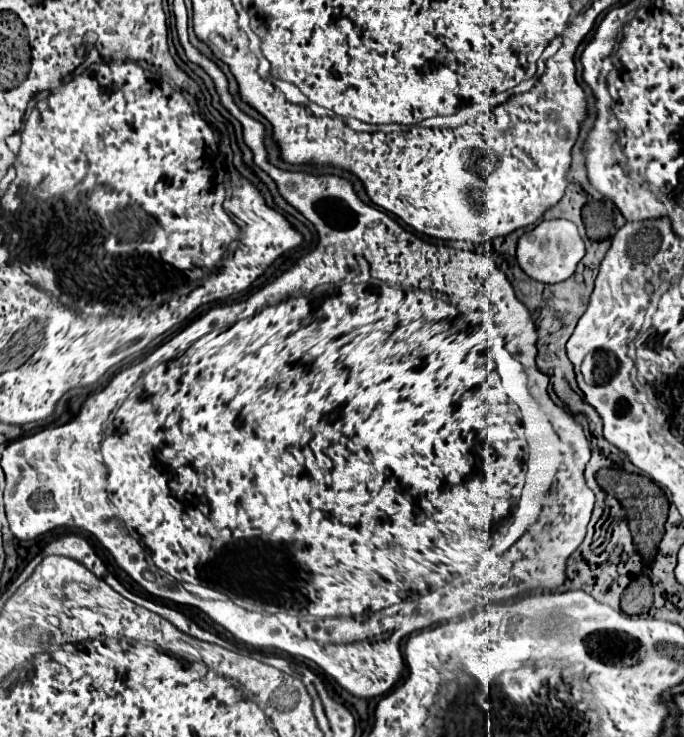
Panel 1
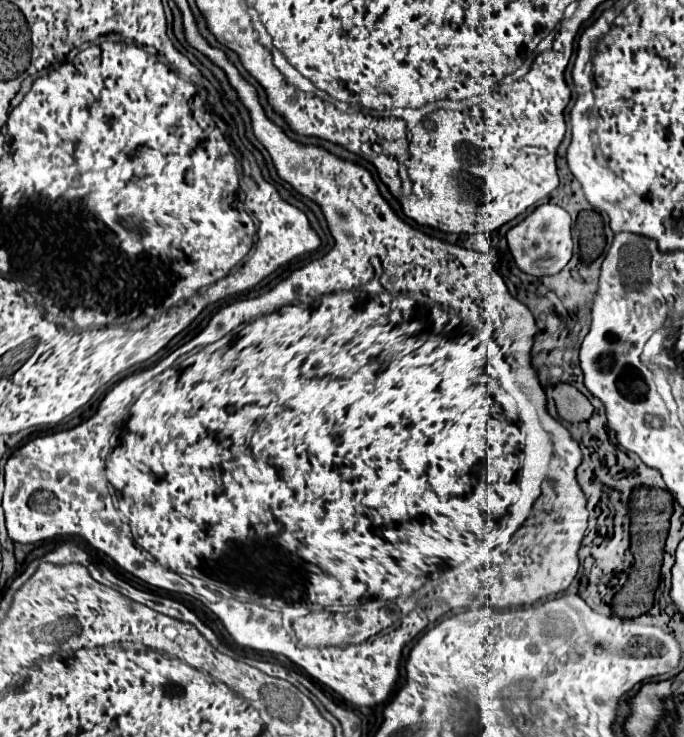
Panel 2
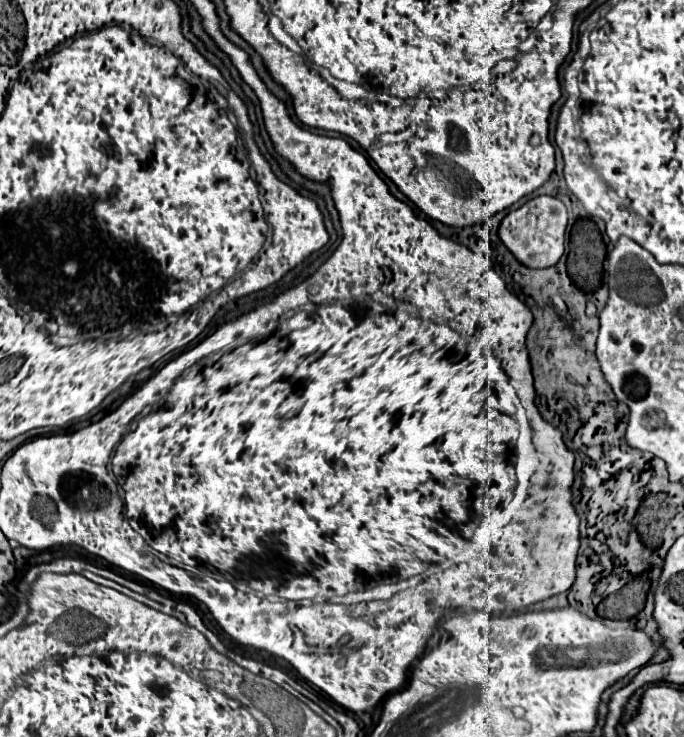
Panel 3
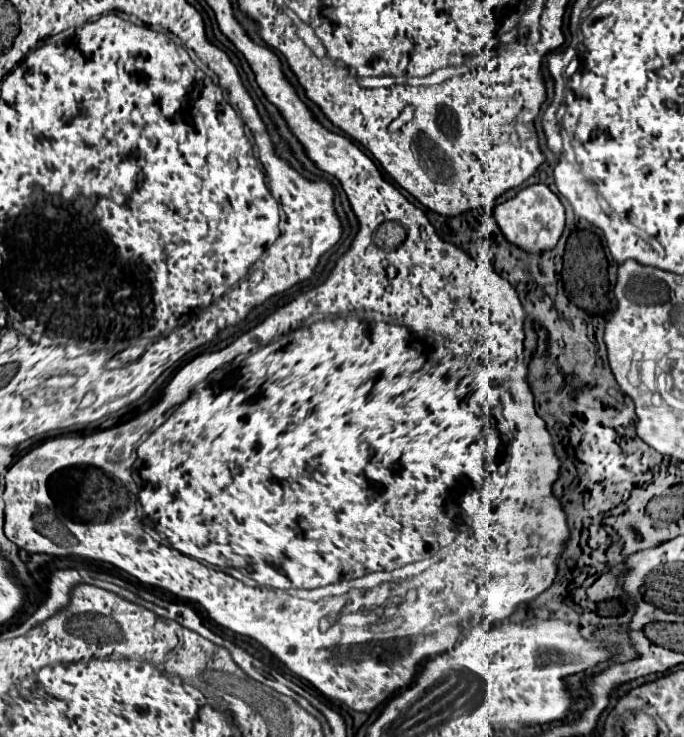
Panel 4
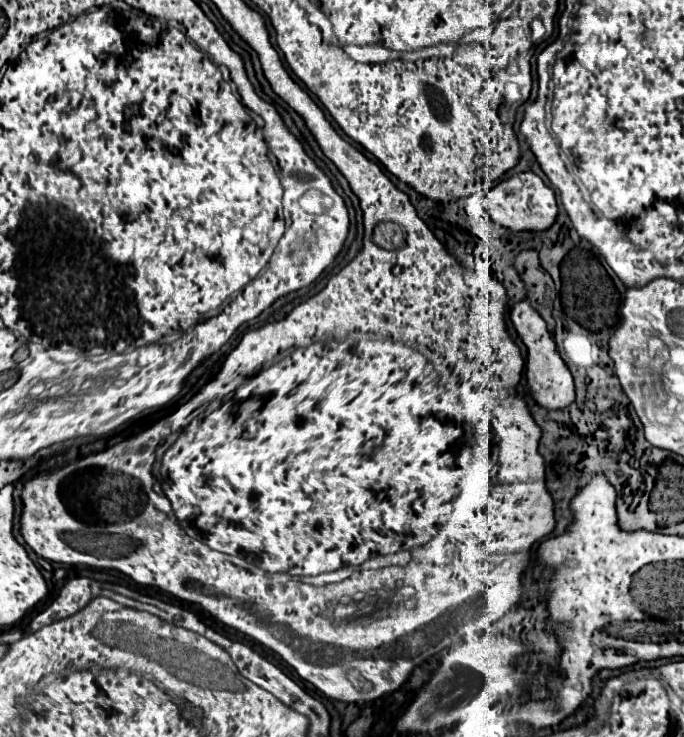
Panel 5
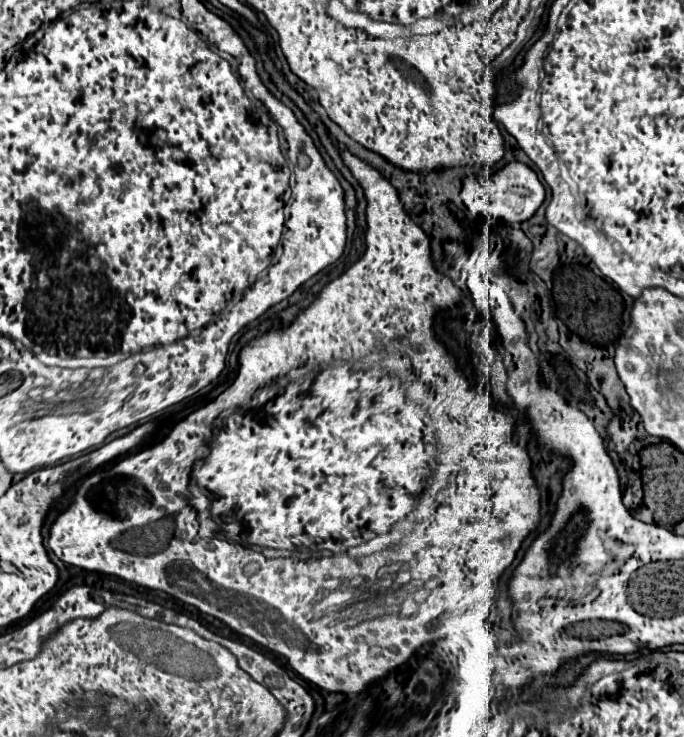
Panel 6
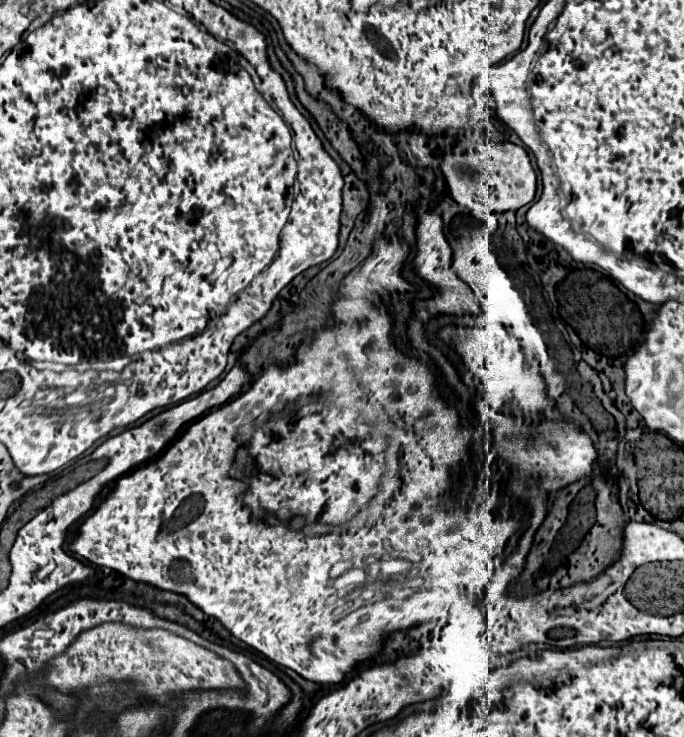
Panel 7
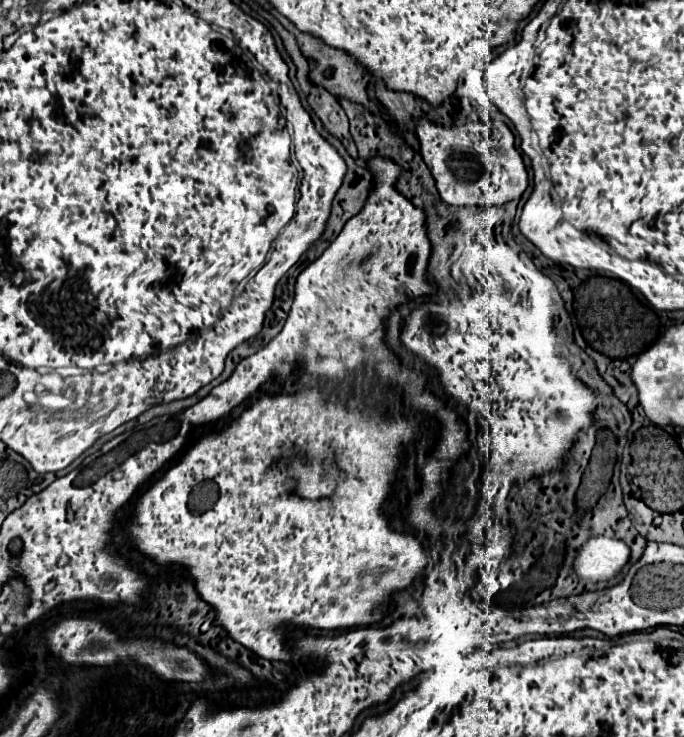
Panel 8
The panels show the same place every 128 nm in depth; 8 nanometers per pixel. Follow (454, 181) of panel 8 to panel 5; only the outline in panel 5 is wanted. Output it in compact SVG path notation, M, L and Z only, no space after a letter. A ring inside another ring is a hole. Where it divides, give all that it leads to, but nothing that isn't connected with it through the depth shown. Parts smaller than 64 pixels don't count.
M532 172L512 176L506 182L500 182L486 196L486 210L492 220L514 232L542 232L548 230L558 218L558 202L552 188L548 188L542 178Z

